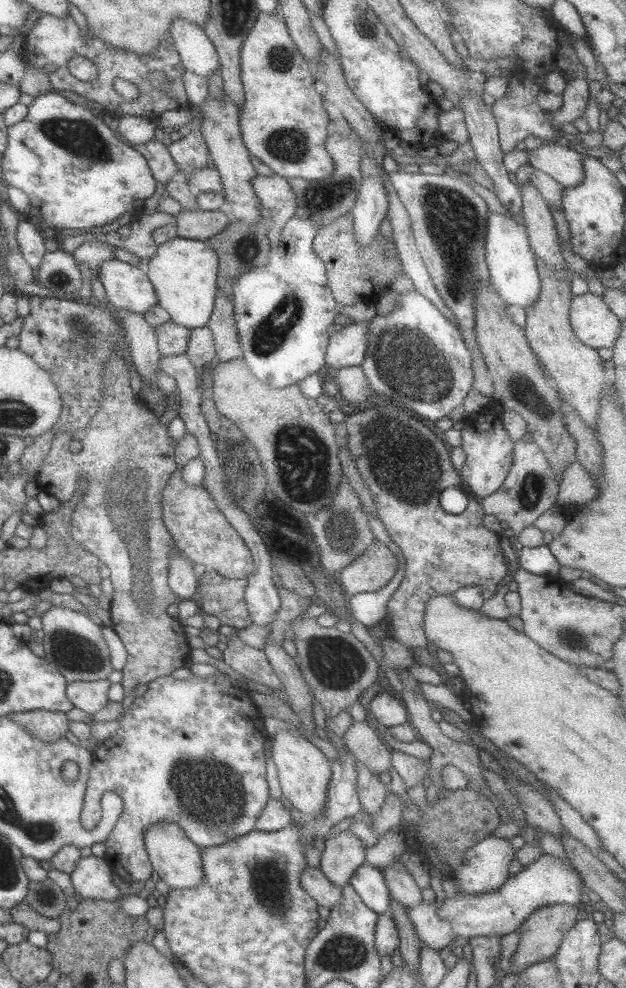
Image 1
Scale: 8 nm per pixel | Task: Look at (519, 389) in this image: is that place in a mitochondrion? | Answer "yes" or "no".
yes

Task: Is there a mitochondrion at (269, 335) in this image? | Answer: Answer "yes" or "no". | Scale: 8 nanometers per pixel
yes

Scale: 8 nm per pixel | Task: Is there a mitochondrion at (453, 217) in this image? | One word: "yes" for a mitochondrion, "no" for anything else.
yes

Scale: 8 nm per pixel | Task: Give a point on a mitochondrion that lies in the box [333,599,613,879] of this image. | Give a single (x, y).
(571, 636)

